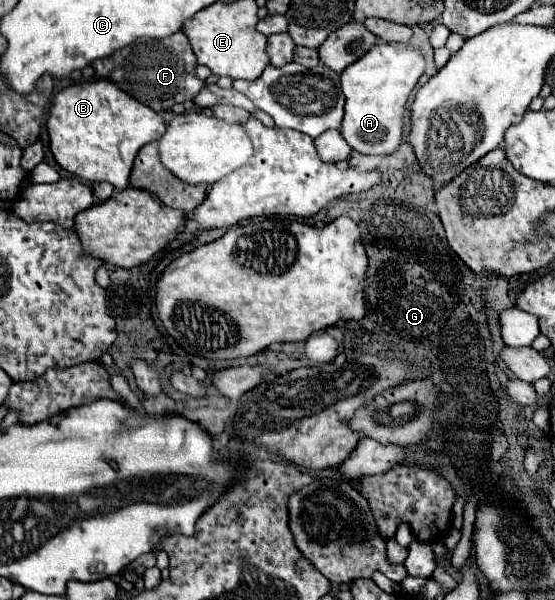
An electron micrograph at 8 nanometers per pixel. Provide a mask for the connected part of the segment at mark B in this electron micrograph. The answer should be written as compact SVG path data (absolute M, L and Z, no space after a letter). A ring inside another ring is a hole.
M108 79L84 81L62 89L50 107L48 117L50 151L62 169L84 181L108 181L116 189L130 185L130 169L138 151L162 137L166 123L148 105L134 101Z

